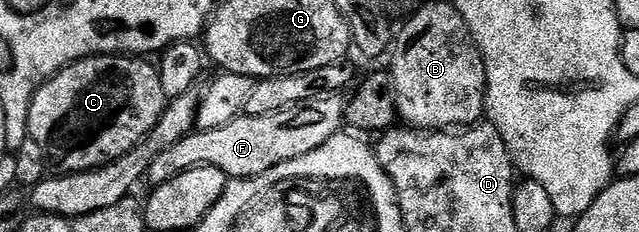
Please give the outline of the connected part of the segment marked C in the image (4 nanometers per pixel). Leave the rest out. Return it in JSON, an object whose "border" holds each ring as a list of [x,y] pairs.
{"border":[[[139,55],[87,57],[83,61],[66,65],[35,92],[29,107],[27,132],[29,140],[41,147],[45,163],[52,174],[66,175],[101,169],[124,157],[150,135],[161,119],[163,110],[167,108],[169,99],[161,87],[158,68],[147,61],[150,60]]]}

